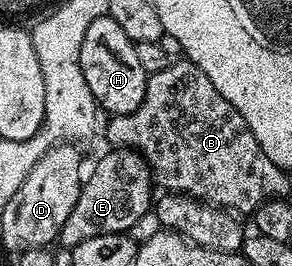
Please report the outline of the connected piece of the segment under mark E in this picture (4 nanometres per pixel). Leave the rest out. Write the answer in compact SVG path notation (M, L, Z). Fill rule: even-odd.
M111 148L95 165L90 177L81 186L78 203L60 230L58 241L66 249L77 247L82 241L106 233L131 232L140 217L152 209L154 203L154 173L140 152L132 148Z

